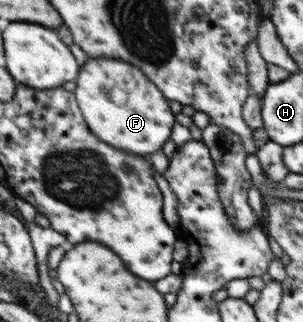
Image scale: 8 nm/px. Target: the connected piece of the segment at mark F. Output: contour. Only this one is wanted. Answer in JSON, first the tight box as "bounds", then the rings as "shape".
{"bounds":[74,59,177,158],"shape":[[[90,59],[80,67],[76,84],[74,94],[84,121],[102,142],[112,144],[118,150],[126,150],[149,158],[154,152],[162,149],[164,142],[171,138],[172,127],[177,121],[174,112],[170,109],[170,101],[132,64],[116,59]]]}

